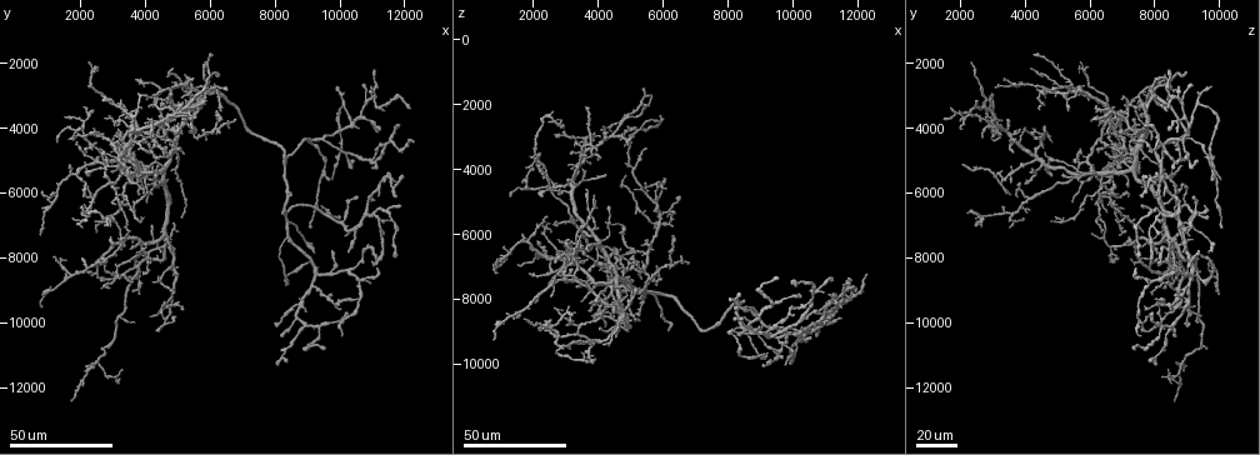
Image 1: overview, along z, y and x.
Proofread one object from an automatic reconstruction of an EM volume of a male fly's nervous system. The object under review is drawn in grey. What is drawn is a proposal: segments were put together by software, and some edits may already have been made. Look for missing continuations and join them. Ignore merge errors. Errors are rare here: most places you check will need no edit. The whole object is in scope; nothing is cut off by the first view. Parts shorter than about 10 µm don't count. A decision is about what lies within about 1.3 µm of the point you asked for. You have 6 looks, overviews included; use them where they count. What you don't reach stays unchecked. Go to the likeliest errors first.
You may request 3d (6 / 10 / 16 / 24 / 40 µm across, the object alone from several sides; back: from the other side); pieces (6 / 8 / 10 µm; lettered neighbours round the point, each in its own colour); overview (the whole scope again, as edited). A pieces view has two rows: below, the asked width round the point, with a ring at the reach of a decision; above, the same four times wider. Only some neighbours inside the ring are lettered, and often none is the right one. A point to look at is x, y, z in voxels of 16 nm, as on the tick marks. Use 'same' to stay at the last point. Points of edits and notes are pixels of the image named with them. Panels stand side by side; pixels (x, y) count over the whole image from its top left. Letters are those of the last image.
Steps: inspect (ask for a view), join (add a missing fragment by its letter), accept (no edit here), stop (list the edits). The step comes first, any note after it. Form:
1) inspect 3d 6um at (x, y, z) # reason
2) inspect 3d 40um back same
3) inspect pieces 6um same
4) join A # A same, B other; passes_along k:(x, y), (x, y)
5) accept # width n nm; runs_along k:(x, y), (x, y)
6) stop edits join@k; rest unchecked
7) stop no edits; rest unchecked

inspect 3d 24um at (6200, 2300, 9000) # end of a long branch

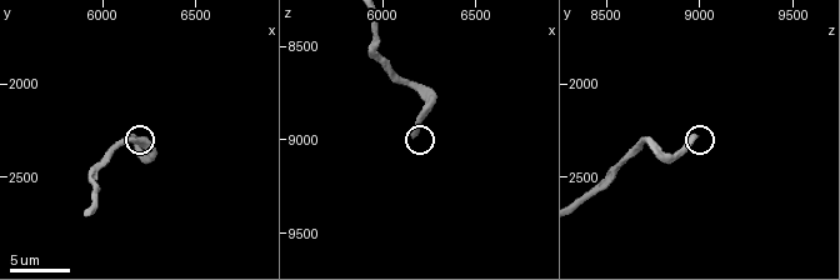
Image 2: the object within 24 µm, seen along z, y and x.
inspect pieces 8um at (6160, 2280, 8960) # see the neighbours

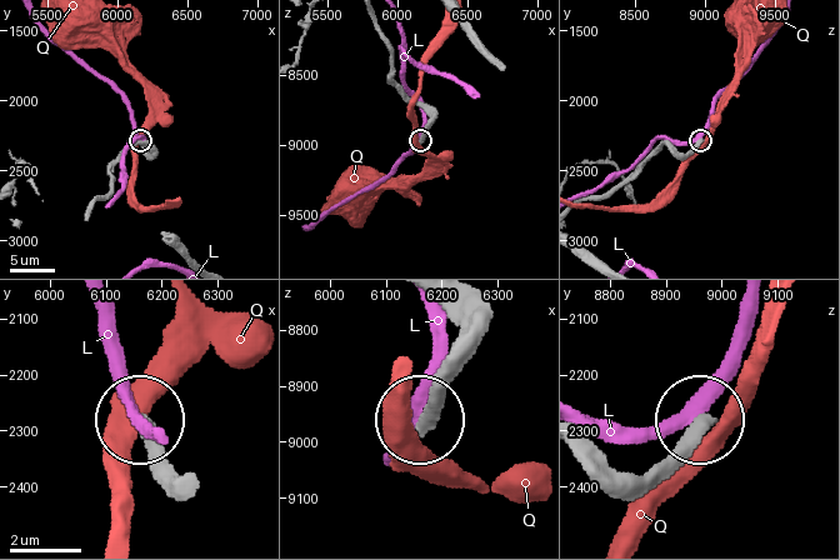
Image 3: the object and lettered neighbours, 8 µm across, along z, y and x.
accept # L other, Q other; no lettered fragment goes on from it

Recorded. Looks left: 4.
inspect 3d 24um at (3700, 6600, 6500) # end of a long branch

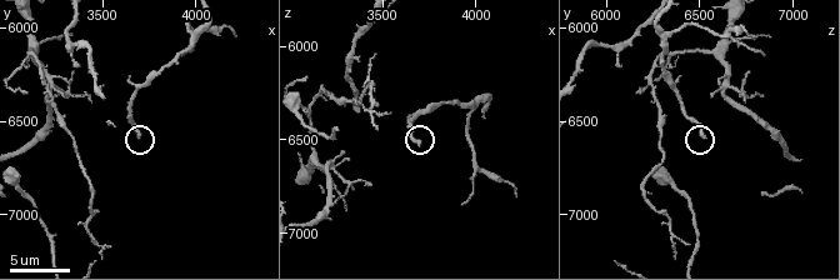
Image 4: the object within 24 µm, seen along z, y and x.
inspect pieces 10um at (3680, 6580, 6520)

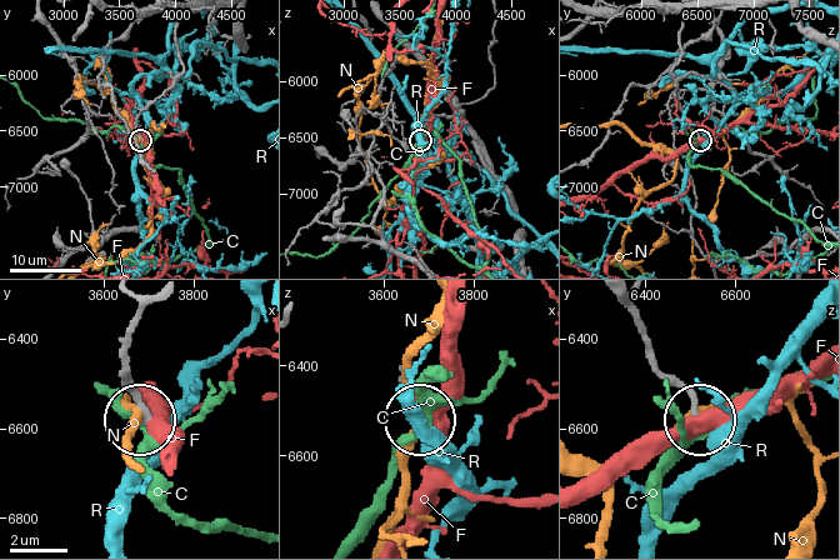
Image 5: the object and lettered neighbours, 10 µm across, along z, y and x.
accept # C other, F other, N other, R other; runs_along 5:(176, 38), (181, 75), (140, 114), (140, 139); none of them fits

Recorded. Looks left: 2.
inspect 3d 40um at (11500, 6800, 8200) # an open end

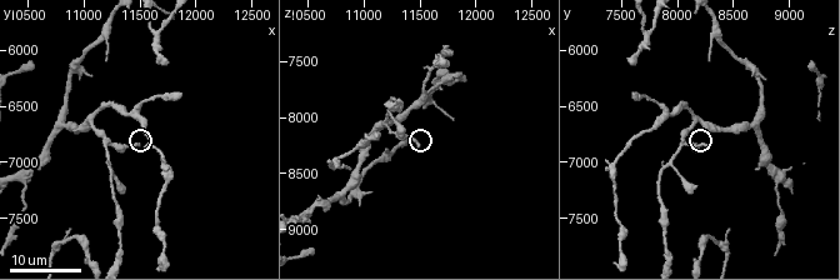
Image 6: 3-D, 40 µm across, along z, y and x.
inspect pieces 6um at (11500, 6840, 8260)

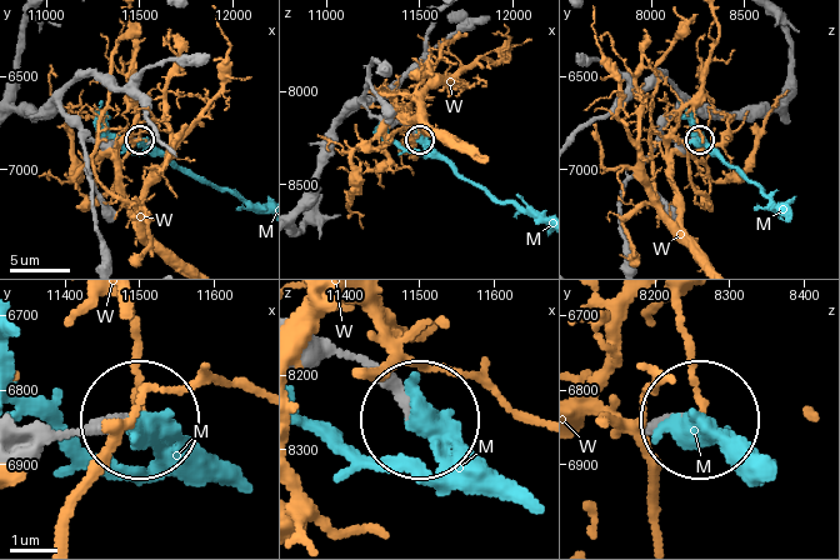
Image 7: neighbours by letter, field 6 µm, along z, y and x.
accept # M other, W other; no lettered fragment goes on from it

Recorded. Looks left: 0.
stop no edits; rest unchecked

